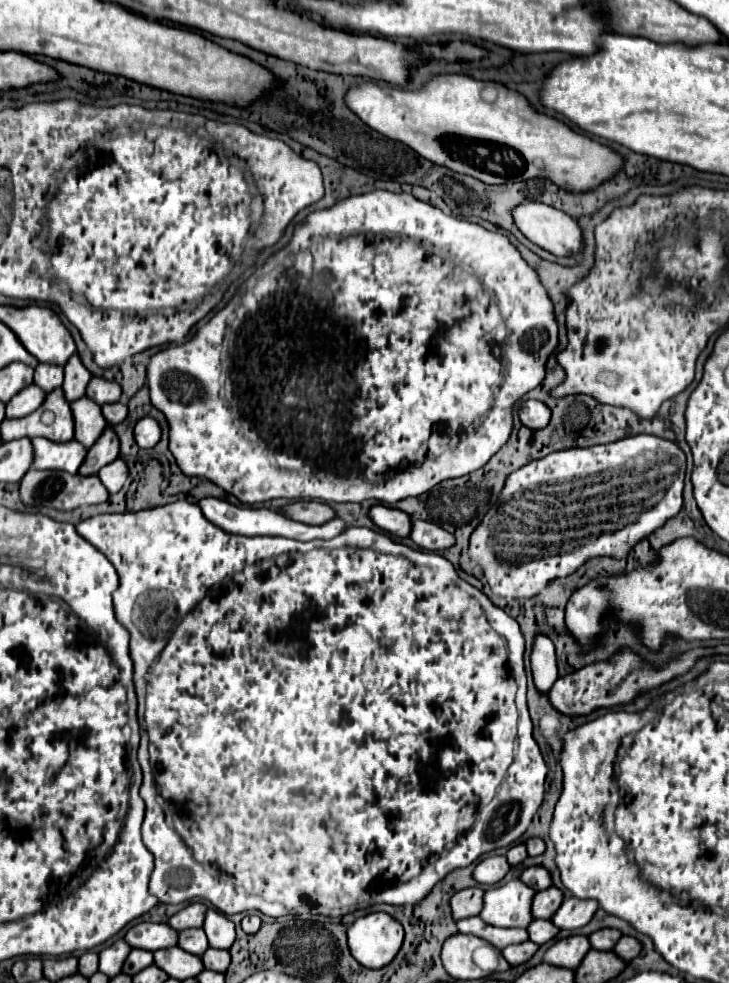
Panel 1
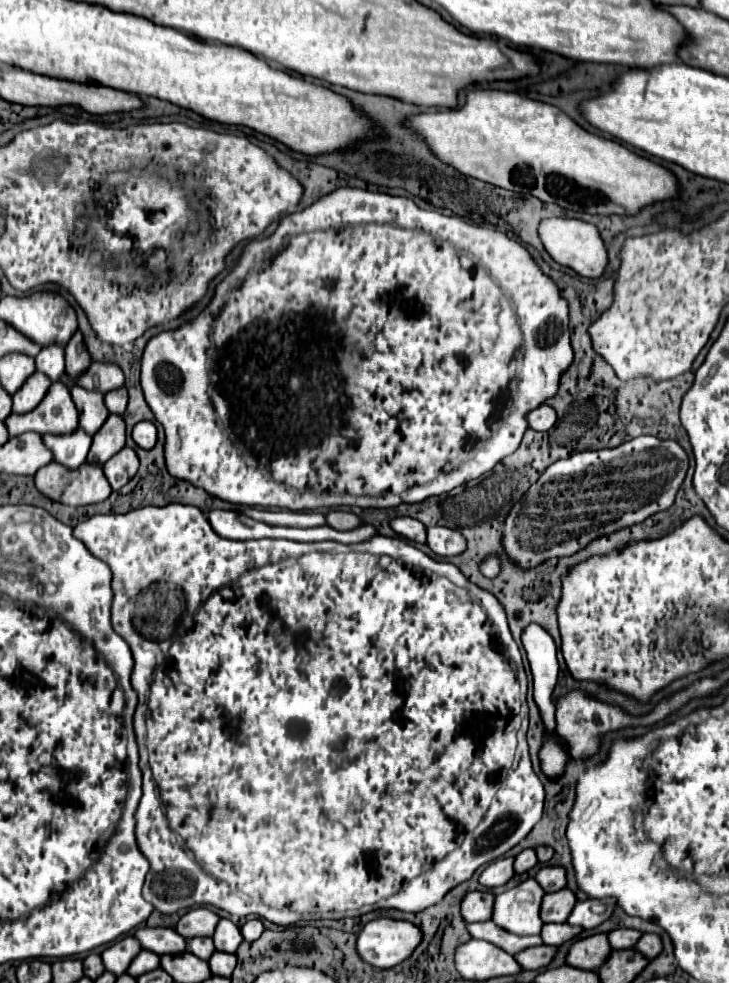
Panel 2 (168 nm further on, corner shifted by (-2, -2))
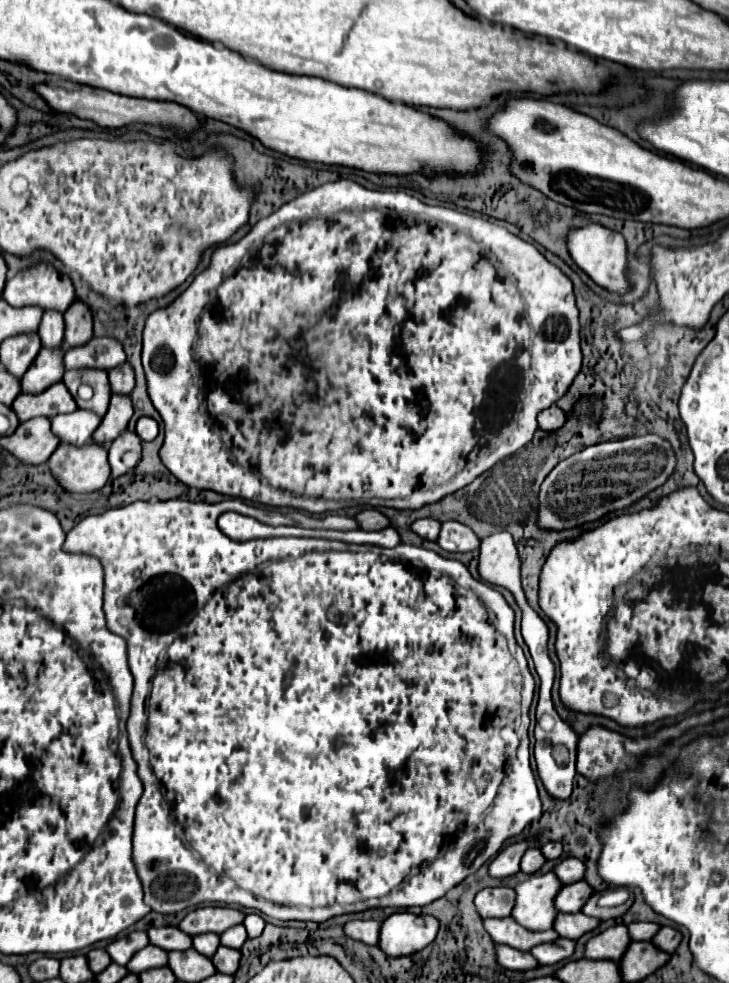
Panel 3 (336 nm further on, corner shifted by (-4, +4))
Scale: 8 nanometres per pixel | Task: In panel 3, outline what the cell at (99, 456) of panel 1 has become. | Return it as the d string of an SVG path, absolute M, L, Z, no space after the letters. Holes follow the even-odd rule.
M112 394L108 412L104 414L102 424L92 434L92 440L96 444L102 444L102 446L108 448L112 444L112 440L120 432L126 430L130 418L132 418L132 402L130 402L130 396L126 396L126 394Z

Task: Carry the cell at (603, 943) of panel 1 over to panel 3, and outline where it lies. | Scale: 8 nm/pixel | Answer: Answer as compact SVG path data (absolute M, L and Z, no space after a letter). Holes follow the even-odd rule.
M632 922L628 930L630 930L632 940L652 940L656 932L660 930L660 926L654 922Z

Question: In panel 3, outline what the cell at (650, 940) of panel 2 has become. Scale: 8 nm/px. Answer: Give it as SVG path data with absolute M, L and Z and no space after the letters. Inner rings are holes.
M664 926L658 934L656 934L656 938L652 938L652 942L656 944L656 946L660 946L664 952L674 952L676 948L678 948L678 944L682 942L682 934L678 932L678 930L674 930L674 928L668 928L668 926Z

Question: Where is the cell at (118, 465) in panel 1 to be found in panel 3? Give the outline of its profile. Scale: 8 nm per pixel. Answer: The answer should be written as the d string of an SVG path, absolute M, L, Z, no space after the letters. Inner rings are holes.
M126 430L122 432L110 446L110 466L112 466L112 478L118 478L126 474L130 468L134 468L142 458L140 452L140 438L138 434Z

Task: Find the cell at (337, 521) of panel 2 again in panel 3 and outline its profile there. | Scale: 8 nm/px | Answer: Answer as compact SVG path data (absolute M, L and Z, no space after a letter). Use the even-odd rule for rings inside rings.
M364 510L356 516L362 530L384 530L390 526L390 520L378 510Z

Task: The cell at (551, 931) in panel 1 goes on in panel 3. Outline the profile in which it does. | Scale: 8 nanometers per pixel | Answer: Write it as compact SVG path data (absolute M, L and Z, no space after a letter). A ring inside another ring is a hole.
M582 912L578 914L558 914L556 922L554 922L554 930L562 936L562 938L574 938L578 940L582 934L594 930L600 926L598 918L590 918Z

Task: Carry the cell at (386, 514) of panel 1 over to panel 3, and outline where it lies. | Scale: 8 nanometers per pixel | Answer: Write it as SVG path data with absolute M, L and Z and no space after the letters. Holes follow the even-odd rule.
M422 518L422 520L416 520L412 524L412 530L420 536L420 538L426 538L426 540L438 540L438 534L440 534L440 522L438 520L432 520L432 518Z

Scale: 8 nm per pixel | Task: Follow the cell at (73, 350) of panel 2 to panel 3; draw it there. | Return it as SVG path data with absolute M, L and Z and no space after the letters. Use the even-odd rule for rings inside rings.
M74 300L70 308L64 312L64 322L66 322L66 332L64 332L64 346L74 348L92 338L92 312L86 302Z

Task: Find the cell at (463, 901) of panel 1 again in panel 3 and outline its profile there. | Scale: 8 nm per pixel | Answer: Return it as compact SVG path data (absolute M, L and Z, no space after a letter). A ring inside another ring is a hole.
M484 888L474 902L482 918L506 918L512 914L516 892L514 888Z

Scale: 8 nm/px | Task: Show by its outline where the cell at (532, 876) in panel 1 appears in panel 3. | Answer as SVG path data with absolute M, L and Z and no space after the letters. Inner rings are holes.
M566 858L566 860L562 860L562 862L554 868L554 872L556 872L556 876L560 878L562 884L574 884L574 882L578 882L578 880L584 878L586 868L584 868L584 864L582 864L580 860L576 860L576 858Z

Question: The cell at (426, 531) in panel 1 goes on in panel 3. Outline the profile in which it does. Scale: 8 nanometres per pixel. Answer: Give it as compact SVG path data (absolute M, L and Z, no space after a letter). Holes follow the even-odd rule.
M444 522L438 544L448 552L472 552L480 548L480 538L460 522Z

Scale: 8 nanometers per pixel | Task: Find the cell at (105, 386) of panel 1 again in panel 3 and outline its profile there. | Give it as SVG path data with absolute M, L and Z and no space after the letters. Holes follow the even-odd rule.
M92 338L82 346L66 352L66 370L70 368L102 368L110 370L126 360L124 348L114 338Z

